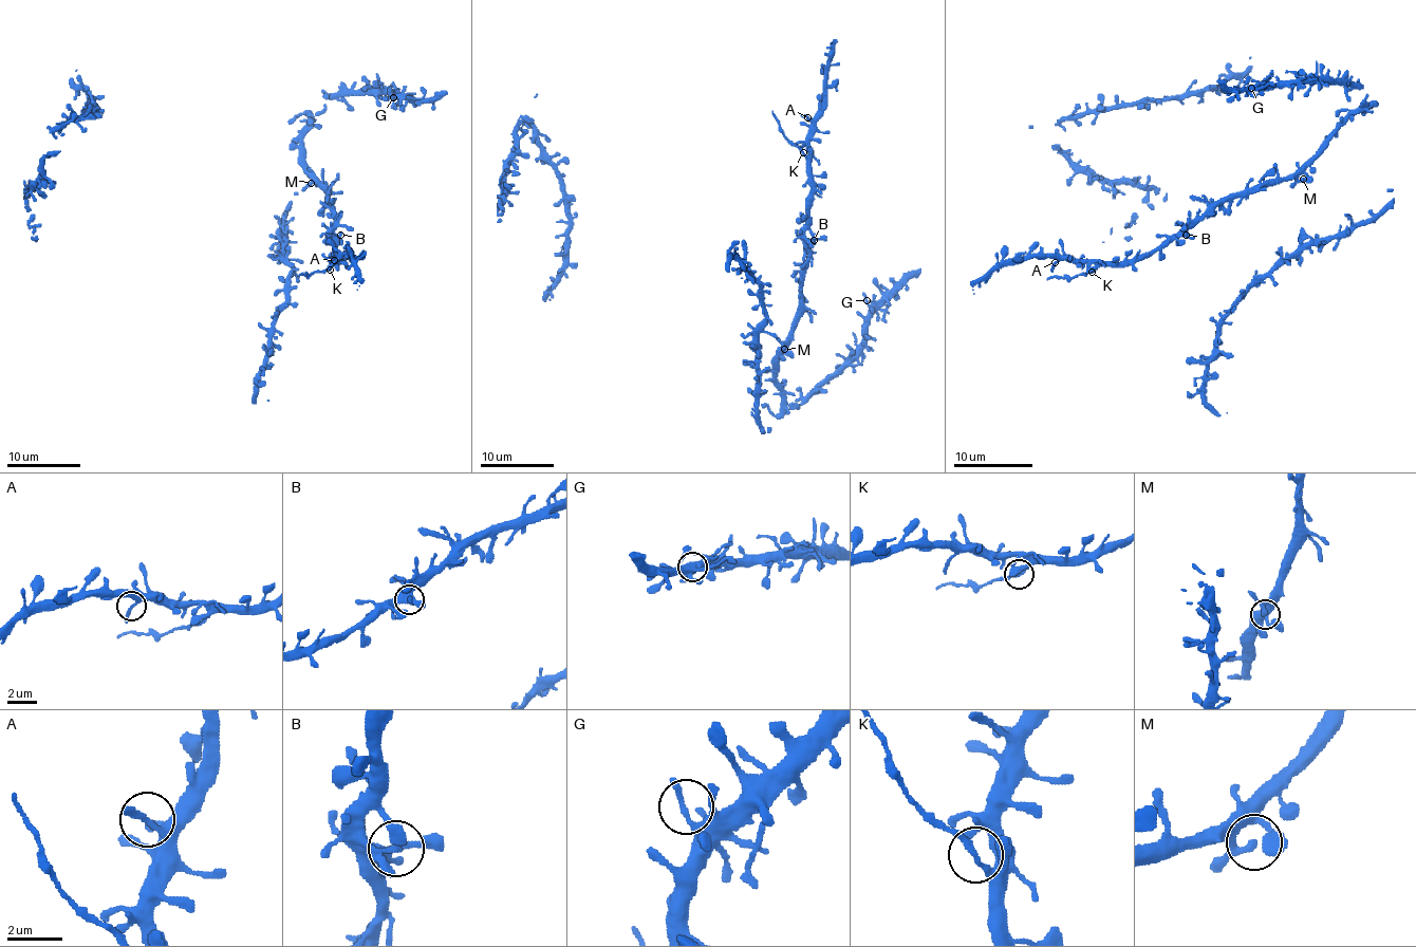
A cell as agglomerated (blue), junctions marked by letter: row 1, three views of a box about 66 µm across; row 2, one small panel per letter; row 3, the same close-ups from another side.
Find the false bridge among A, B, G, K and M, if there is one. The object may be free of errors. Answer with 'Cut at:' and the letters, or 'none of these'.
Cut at: K

